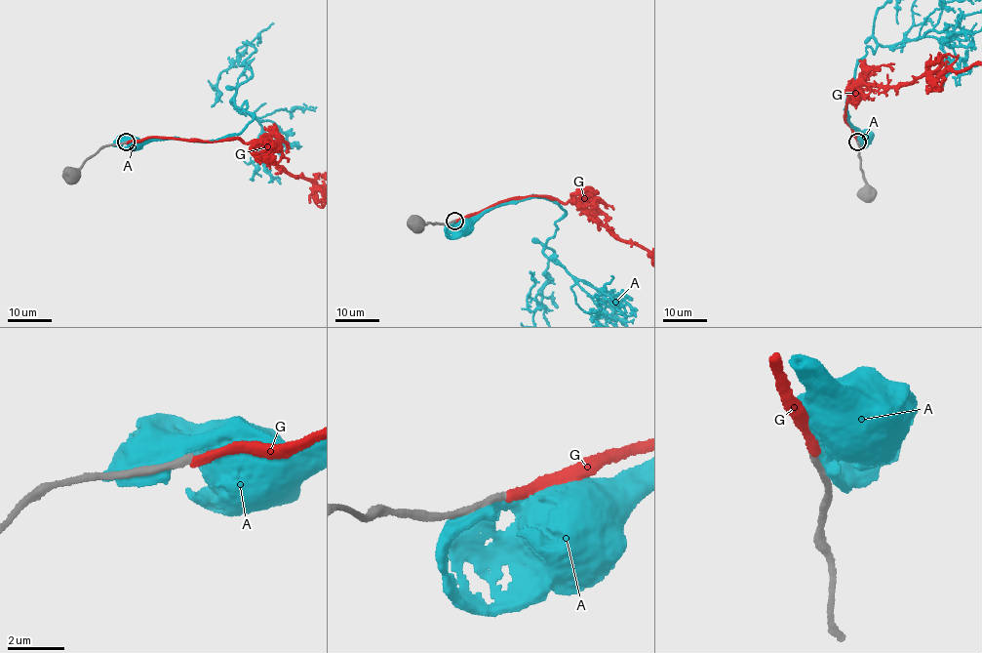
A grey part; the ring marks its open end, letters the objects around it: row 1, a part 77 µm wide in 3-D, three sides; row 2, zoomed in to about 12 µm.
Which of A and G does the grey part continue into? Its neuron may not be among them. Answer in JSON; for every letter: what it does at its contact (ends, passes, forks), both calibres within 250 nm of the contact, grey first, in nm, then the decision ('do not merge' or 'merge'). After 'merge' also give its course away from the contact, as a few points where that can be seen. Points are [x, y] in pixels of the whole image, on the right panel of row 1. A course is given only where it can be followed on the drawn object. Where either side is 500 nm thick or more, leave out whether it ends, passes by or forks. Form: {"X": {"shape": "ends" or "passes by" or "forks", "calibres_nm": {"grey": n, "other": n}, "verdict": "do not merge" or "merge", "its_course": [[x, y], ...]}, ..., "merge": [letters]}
{"A": {"calibres_nm": {"grey": 340, "other": 750}, "verdict": "do not merge"}, "G": {"shape": "ends", "calibres_nm": {"grey": 280, "other": 340}, "verdict": "do not merge"}, "merge": []}

